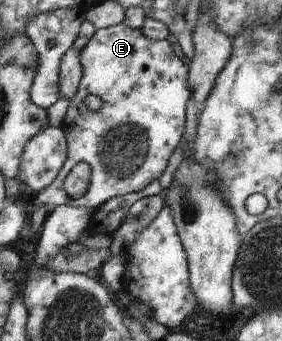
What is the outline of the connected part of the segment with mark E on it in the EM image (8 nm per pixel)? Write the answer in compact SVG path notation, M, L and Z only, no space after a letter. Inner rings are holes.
M121 22L120 24L108 27L108 28L97 28L95 34L87 45L80 51L81 65L83 68L83 77L80 79L77 93L72 97L68 110L66 111L65 119L60 125L60 128L63 130L63 133L66 137L67 142L67 157L64 163L64 166L61 168L61 171L57 174L57 177L51 182L51 185L48 185L45 189L42 189L35 197L35 205L48 205L50 207L54 206L73 206L74 208L91 208L95 209L99 207L102 203L105 203L107 200L117 196L124 196L125 194L132 194L133 192L141 191L145 189L151 182L159 180L163 175L163 172L167 169L168 161L173 152L176 150L176 147L180 144L185 126L186 126L186 105L187 102L191 99L190 84L188 83L188 73L189 67L186 64L183 64L183 60L179 58L173 49L171 44L167 40L152 40L149 39L146 35L143 35L141 29L132 29L127 26L125 23ZM87 95L97 95L99 99L103 102L102 108L94 112L91 109L85 106L83 100ZM77 163L88 163L91 168L91 177L89 179L89 188L86 193L78 199L71 198L65 189L63 188L63 182L65 177L69 175L69 171L77 165Z

